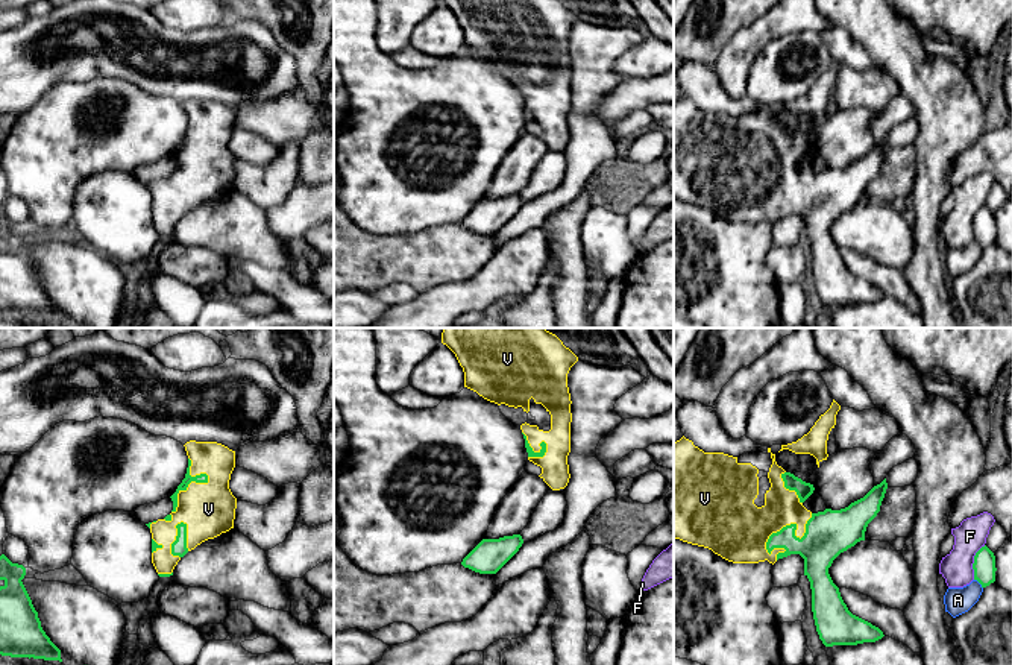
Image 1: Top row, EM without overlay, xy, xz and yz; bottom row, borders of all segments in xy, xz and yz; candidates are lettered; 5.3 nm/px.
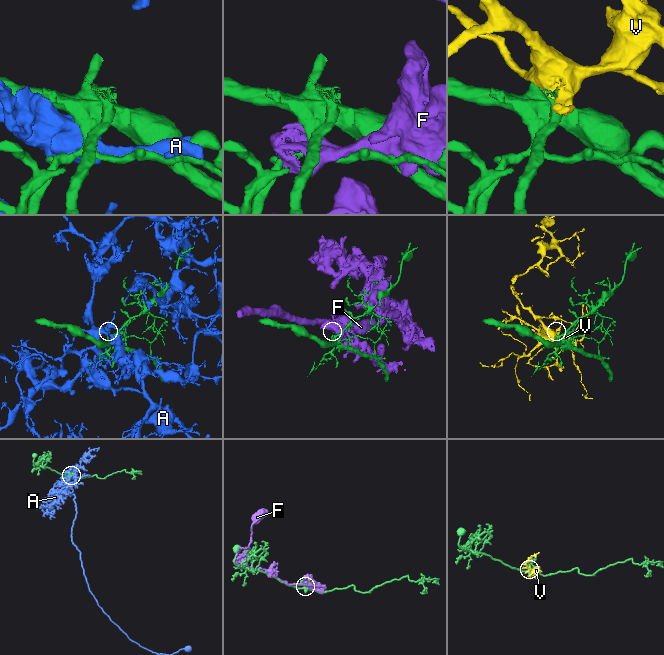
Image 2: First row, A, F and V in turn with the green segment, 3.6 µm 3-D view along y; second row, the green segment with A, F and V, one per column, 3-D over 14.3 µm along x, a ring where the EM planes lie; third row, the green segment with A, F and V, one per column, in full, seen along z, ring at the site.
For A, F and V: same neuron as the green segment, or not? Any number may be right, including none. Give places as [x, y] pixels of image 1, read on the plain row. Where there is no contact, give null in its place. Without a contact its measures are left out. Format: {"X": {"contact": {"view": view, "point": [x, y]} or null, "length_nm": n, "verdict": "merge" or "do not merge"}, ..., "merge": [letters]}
{"A": {"contact": {"view": "yz", "point": [979, 242]}, "length_nm": 70, "verdict": "do not merge"}, "F": {"contact": {"view": "yz", "point": [974, 222]}, "length_nm": 200, "verdict": "do not merge"}, "V": {"contact": {"view": "yz", "point": [794, 184]}, "length_nm": 320, "verdict": "merge"}, "merge": ["V"]}

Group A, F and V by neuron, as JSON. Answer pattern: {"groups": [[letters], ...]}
{"groups": [["A"], ["F"], ["V"]]}

